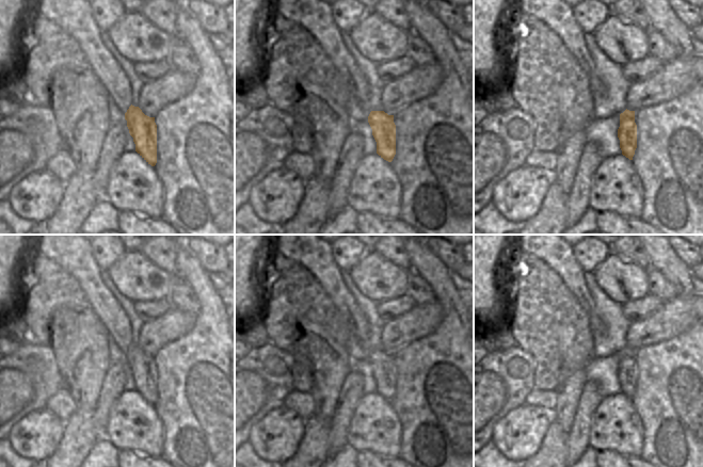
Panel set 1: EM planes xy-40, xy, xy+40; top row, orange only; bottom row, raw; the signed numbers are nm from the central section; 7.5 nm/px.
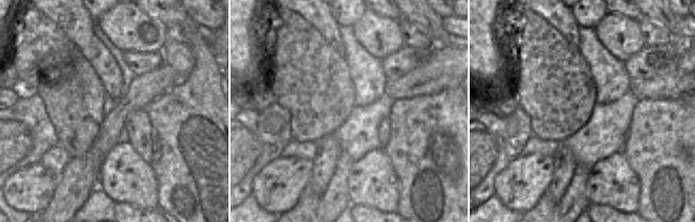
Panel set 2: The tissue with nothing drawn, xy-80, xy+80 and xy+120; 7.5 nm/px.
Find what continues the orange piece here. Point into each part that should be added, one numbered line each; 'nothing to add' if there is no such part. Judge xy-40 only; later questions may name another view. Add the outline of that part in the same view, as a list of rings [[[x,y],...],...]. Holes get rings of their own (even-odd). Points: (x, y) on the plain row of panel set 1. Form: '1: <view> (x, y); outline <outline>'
1: xy-40 (73, 253); outline [[[37,235],[35,251],[53,260],[61,269],[76,278],[97,318],[108,329],[108,340],[112,338],[118,348],[126,352],[131,344],[131,325],[114,295],[101,280],[101,270],[93,257],[91,241],[82,235]]]

